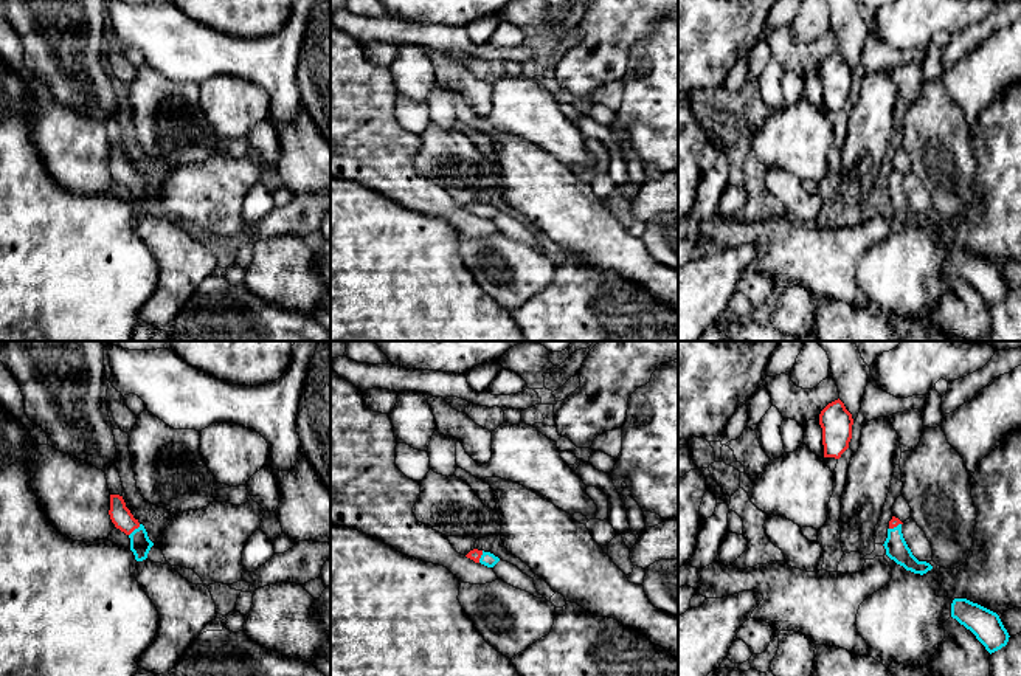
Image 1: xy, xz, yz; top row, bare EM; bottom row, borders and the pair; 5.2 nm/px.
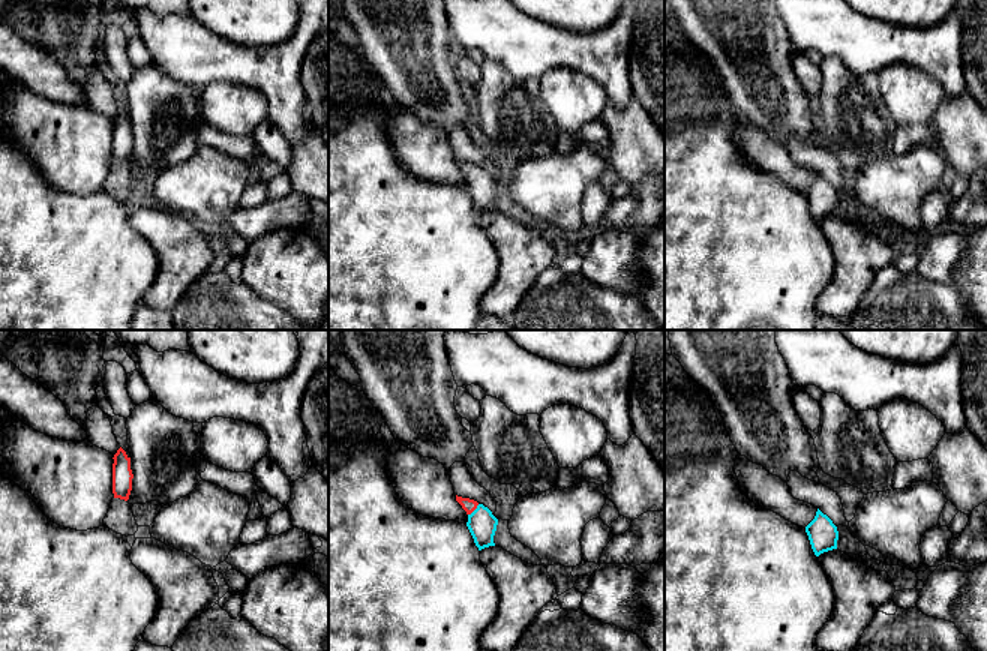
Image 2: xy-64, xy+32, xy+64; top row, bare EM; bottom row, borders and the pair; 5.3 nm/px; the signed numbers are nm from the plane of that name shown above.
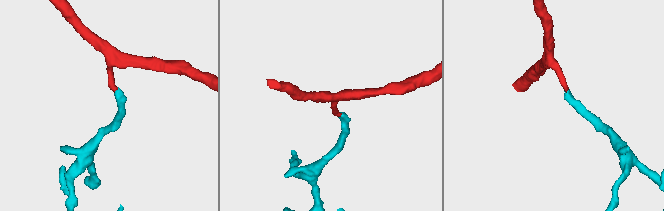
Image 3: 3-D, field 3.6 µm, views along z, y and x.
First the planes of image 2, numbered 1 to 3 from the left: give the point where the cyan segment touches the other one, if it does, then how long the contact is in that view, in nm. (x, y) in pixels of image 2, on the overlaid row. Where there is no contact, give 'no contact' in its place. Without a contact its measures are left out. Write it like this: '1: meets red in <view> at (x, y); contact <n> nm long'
1: no contact
2: meets red in xy+32 at (473, 510); contact 90 nm long
3: no contact

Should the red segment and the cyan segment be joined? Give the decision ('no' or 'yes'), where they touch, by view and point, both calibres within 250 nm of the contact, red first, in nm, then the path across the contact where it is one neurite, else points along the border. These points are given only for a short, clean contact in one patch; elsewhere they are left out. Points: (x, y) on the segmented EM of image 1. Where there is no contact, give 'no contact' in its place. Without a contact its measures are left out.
yes; contact xy (134, 529); calibres 110 and 110 nm; way xy (120, 515), (134, 529), (140, 544)

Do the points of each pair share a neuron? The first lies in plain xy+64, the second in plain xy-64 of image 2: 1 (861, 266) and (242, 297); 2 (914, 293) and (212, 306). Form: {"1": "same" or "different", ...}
{"1": "different", "2": "same"}

